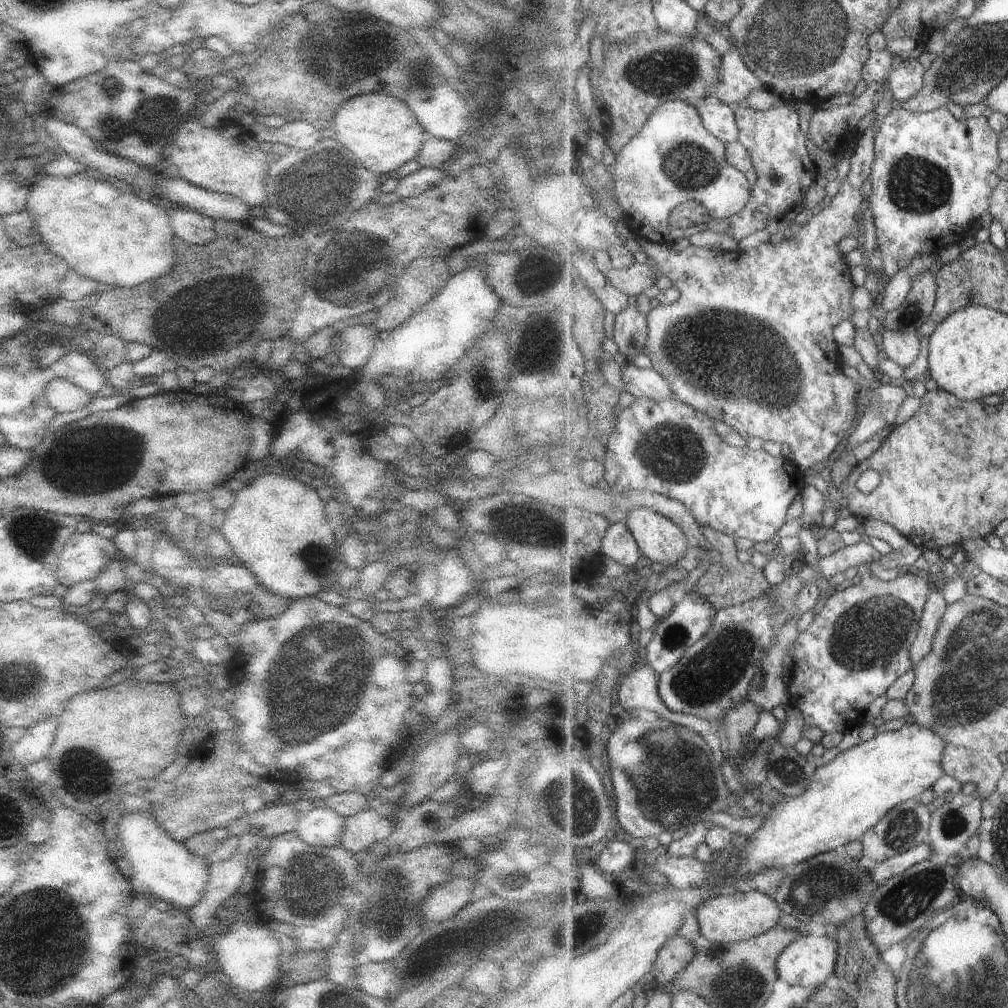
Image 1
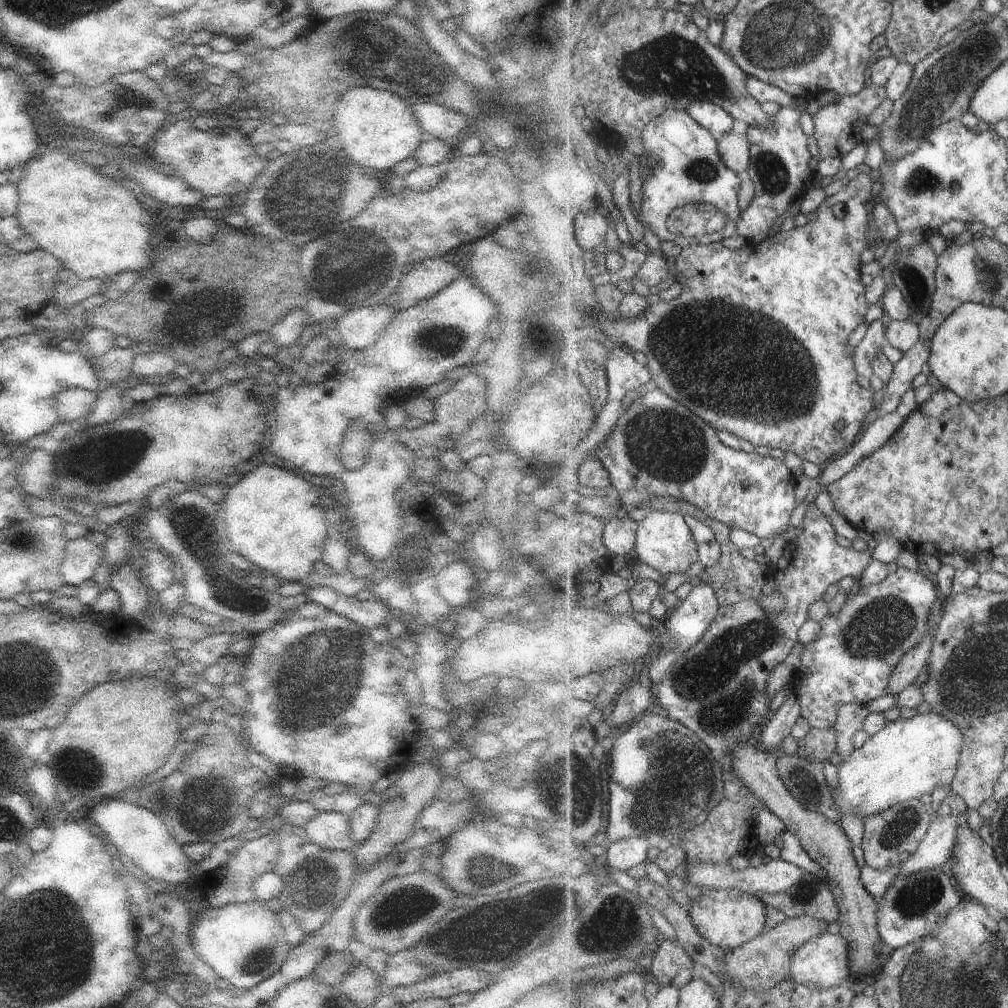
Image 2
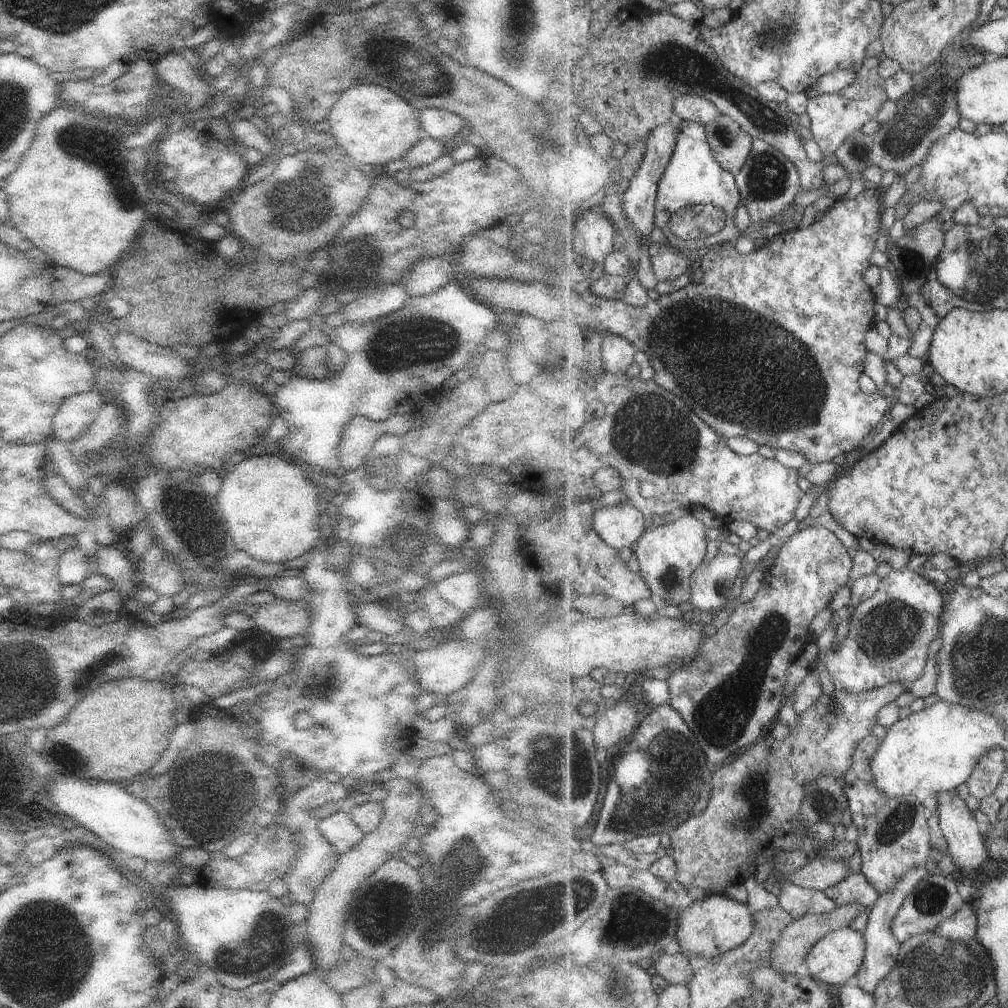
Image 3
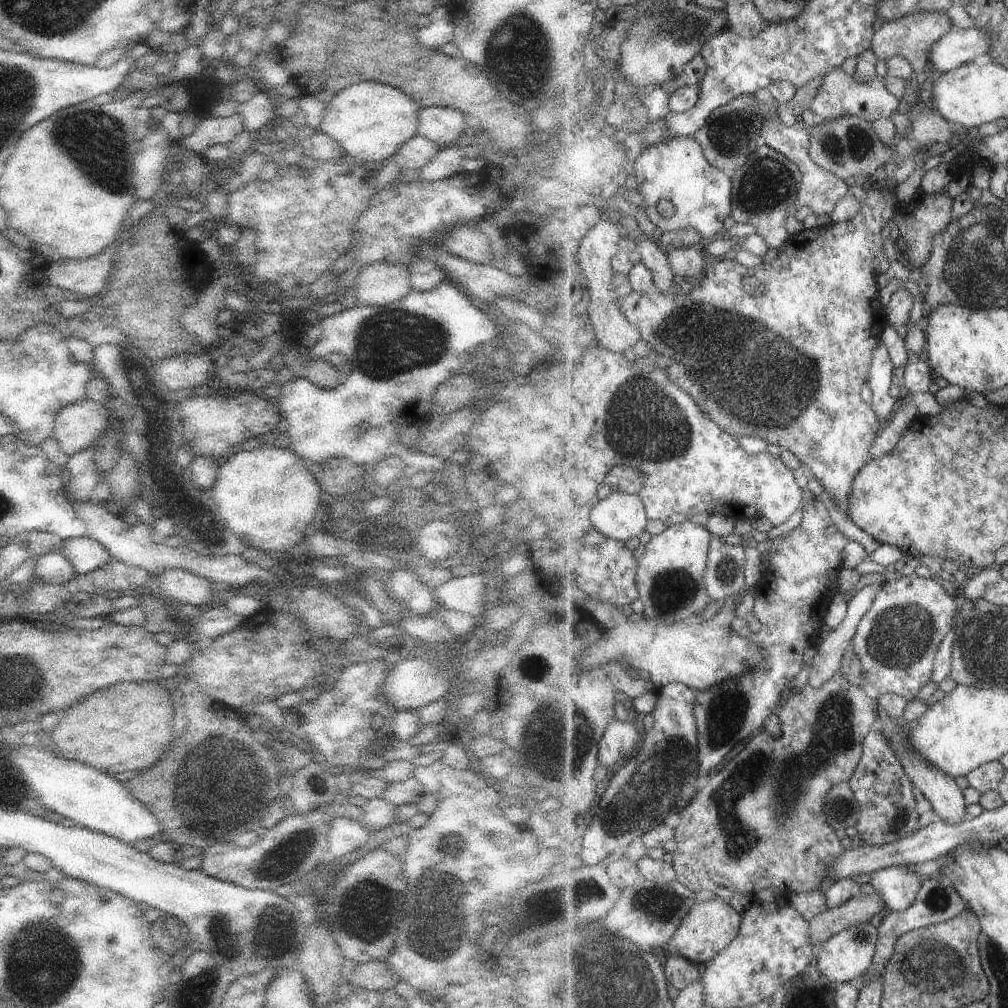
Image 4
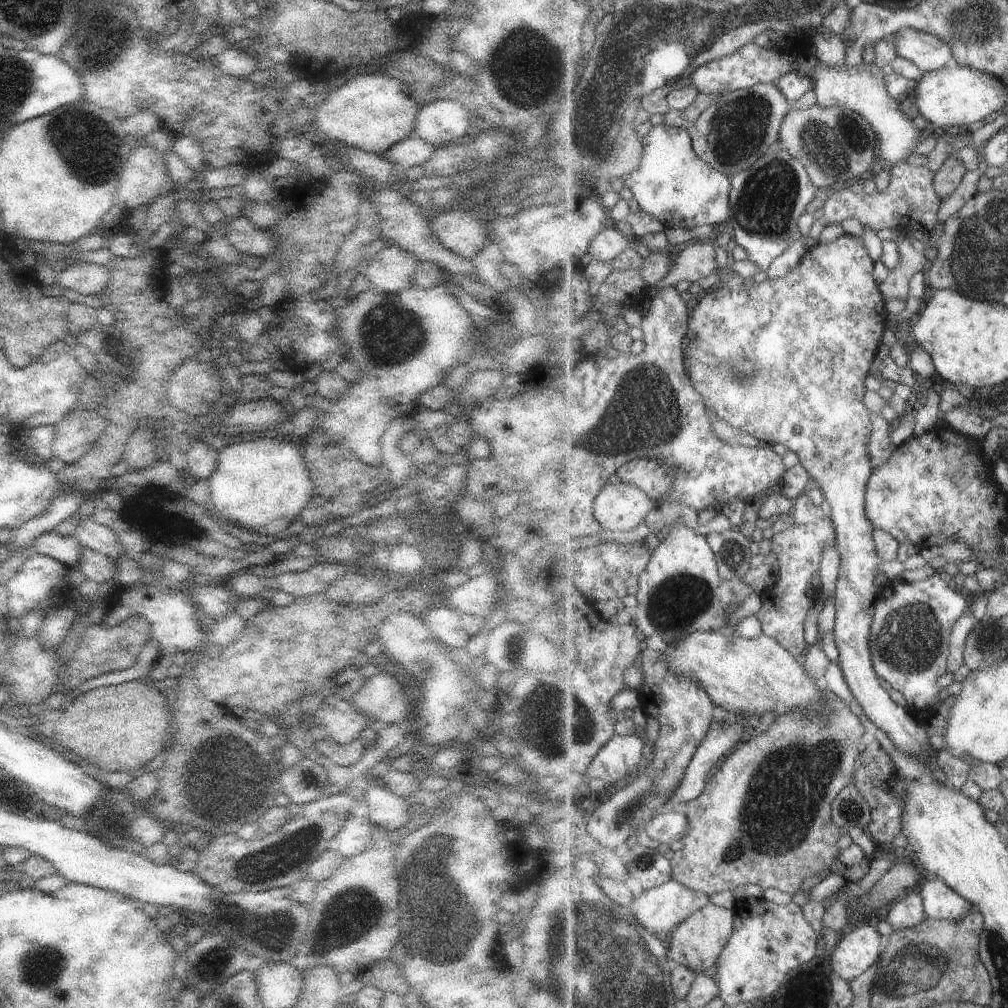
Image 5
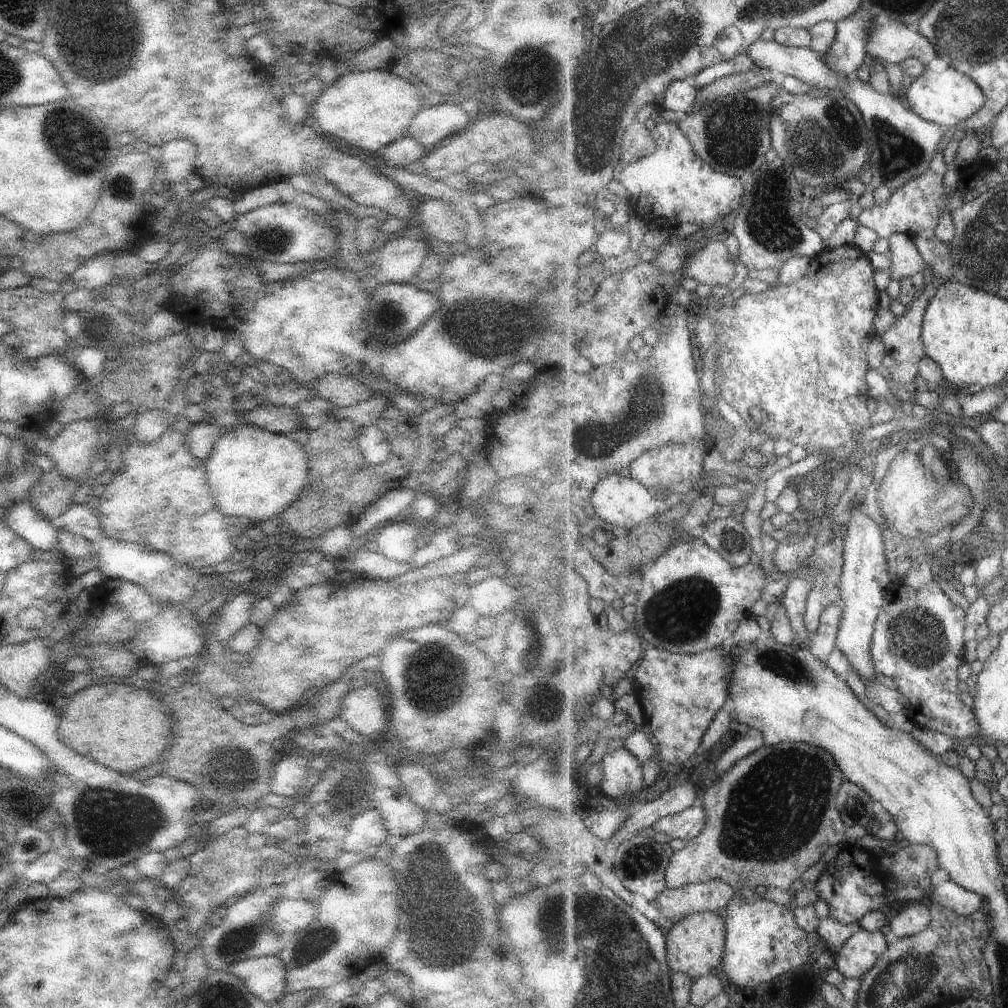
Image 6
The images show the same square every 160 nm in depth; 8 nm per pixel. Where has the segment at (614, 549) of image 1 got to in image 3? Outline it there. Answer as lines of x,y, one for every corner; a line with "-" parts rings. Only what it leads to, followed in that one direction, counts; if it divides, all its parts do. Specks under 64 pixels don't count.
626,500
595,513
593,527
599,537
617,550
630,548
646,532
646,519

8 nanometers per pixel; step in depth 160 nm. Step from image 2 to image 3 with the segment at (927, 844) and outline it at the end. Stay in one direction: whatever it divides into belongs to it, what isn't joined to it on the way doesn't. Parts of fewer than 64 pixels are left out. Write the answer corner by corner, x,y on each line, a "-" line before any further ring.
929,860
925,864
917,864
910,870
907,870
906,874
903,874
903,878
897,882
897,886
889,892
883,892
880,894
879,899
875,902
875,905
868,909
868,923
864,930
865,938
865,961
864,966
861,968
860,973
856,975
851,981
852,985
861,986
863,990
867,992
875,992
877,986
885,980
885,978
895,969
897,962
900,958
900,950
902,945
895,940
892,934
892,923
897,915
897,912
901,909
905,898
911,893
911,890
915,889
915,886
922,882
930,873
934,870
934,865

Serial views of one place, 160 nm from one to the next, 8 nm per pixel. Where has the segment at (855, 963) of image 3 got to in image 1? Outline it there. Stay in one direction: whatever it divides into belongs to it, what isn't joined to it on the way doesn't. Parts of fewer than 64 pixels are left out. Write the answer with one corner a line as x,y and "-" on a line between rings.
802,935
795,942
791,942
777,960
777,974
781,982
787,982
789,986
801,986
805,989
819,989
836,973
837,960
839,959
840,946
836,939
826,935

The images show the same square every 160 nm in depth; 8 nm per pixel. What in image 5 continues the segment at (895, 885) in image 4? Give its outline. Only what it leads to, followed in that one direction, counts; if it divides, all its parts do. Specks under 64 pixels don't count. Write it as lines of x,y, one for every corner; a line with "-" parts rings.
913,889
899,901
895,901
885,917
895,931
919,926
927,919
924,902
919,891

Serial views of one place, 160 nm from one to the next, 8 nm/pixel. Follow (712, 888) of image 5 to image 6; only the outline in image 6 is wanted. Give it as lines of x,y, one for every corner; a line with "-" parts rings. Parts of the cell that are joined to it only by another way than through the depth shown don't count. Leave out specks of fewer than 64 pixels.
788,741
780,743
781,746
763,746
757,752
753,751
751,754
743,757
737,761
731,768
729,768
721,776
713,782
713,785
706,789
700,803
708,814
708,821
706,827
693,839
686,842
686,846
680,851
675,851
670,857
670,863
666,870
666,881
668,887
677,889
695,883
704,883
712,881
713,879
721,879
730,884
735,890
757,888
759,884
766,887
780,888
785,892
790,892
793,882
797,878
801,878
803,872
807,872
813,864
817,864
823,854
829,848
837,847
840,844
846,843
845,837
845,824
841,820
841,814
835,806
835,796
839,786
846,782
845,776
839,767
838,761
835,756
832,756
825,748
815,746
807,742
791,743

